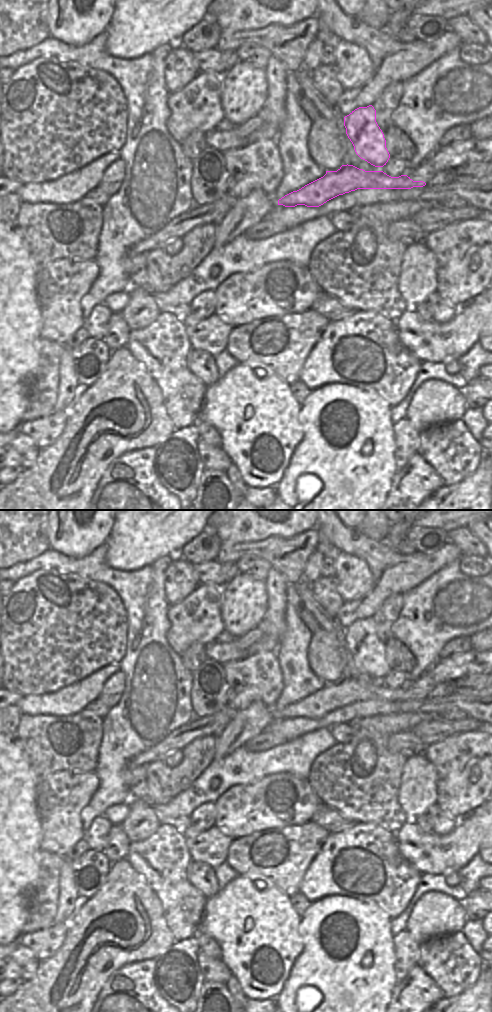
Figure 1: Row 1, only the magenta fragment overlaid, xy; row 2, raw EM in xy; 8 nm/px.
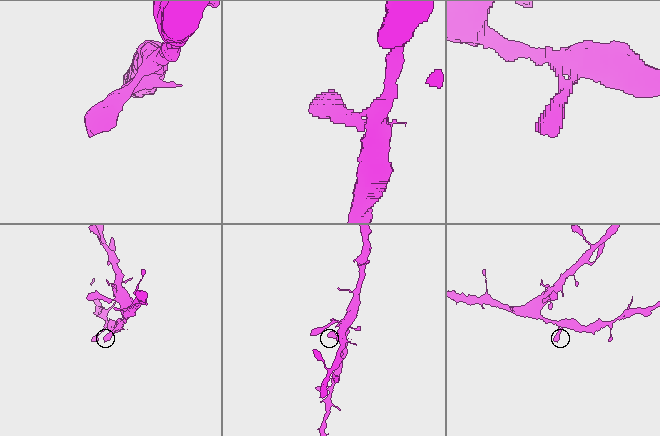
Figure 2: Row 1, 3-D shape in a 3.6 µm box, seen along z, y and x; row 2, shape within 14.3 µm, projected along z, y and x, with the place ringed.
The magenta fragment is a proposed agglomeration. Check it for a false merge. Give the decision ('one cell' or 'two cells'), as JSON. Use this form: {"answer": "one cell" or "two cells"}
{"answer": "one cell"}

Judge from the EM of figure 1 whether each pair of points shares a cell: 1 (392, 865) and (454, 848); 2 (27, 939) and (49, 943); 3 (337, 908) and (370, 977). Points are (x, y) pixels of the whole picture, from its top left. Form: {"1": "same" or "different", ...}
{"1": "different", "2": "same", "3": "same"}

